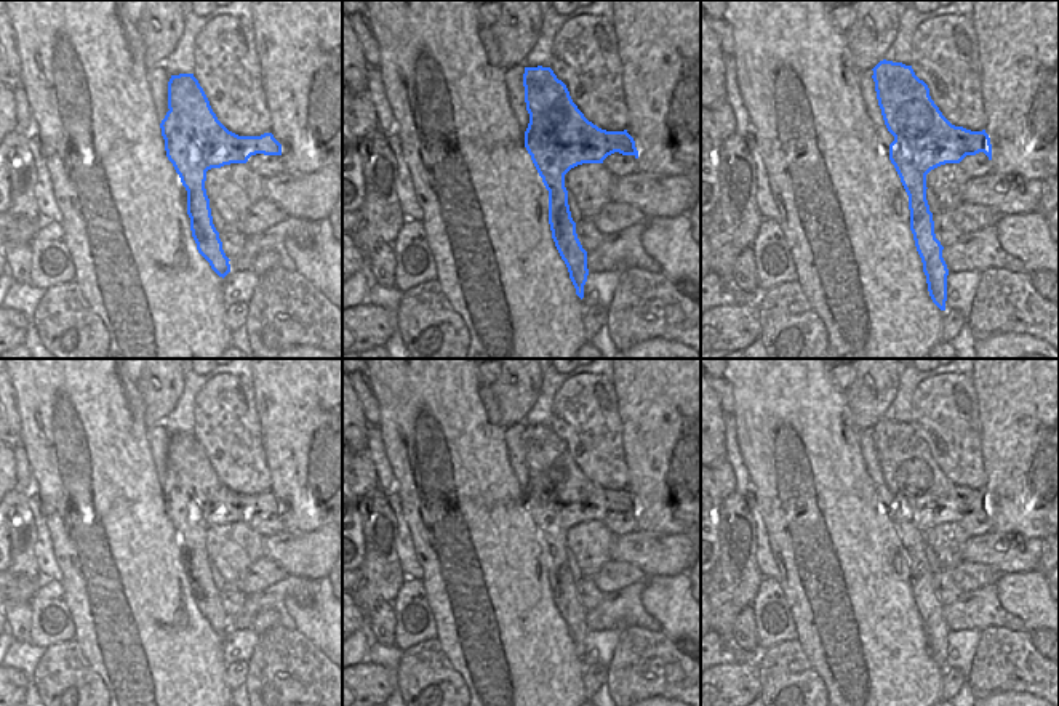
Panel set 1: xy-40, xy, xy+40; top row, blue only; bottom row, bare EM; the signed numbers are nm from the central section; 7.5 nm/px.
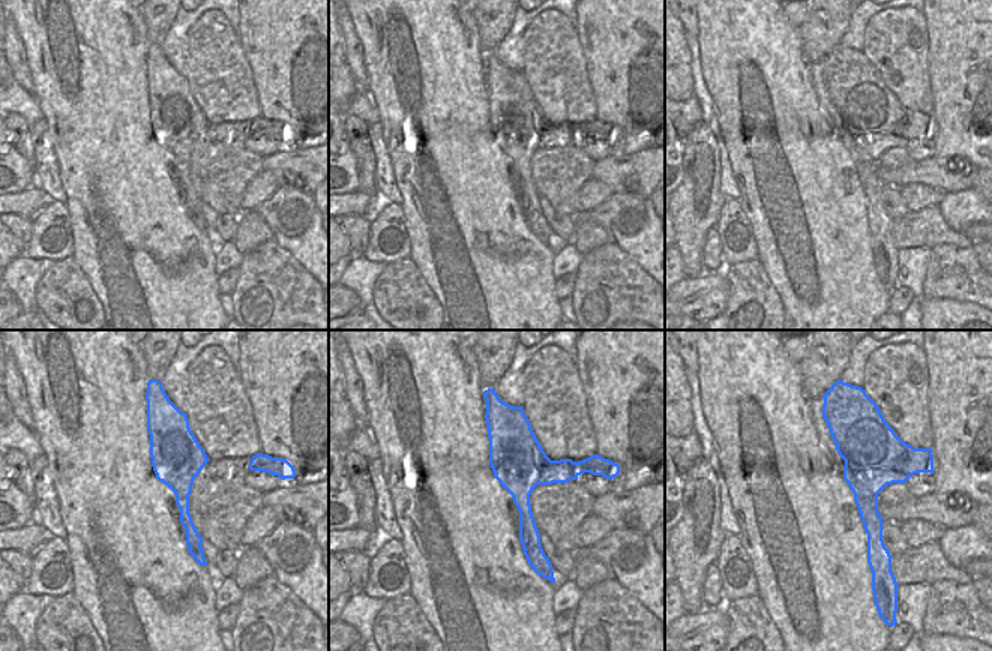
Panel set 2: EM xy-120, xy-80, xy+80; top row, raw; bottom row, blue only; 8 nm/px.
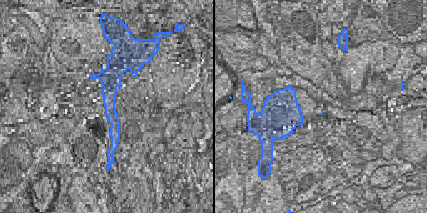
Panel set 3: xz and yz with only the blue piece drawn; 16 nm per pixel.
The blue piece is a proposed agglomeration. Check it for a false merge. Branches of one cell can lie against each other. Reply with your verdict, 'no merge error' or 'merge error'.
merge error

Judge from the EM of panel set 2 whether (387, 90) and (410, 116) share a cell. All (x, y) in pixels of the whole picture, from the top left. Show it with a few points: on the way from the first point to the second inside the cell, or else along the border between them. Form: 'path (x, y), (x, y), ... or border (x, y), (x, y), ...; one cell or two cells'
path (393, 96), (407, 110); one cell

